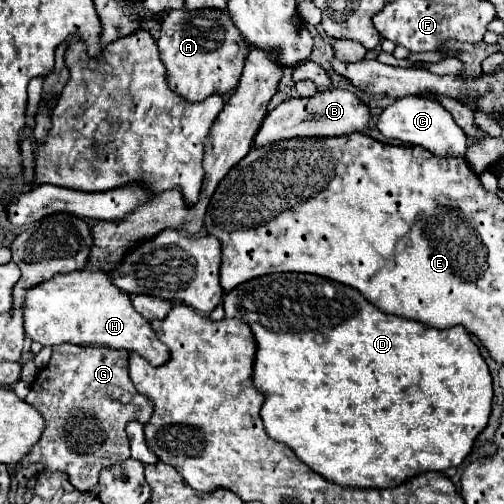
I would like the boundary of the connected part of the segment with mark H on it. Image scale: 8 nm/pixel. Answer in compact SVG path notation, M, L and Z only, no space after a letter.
M83 268L79 272L55 274L51 280L27 288L23 300L23 328L31 340L43 346L71 342L77 346L123 348L137 352L153 366L159 366L169 358L167 346L159 342L149 322L135 312L129 296L99 270Z

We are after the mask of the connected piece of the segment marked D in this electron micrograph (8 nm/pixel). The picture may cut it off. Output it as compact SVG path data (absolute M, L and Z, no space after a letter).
M283 272L269 274L263 278L255 278L237 286L223 296L223 308L227 318L239 318L251 326L251 332L257 342L255 362L253 362L253 386L257 392L265 396L261 406L261 420L265 424L265 432L289 446L309 468L313 468L323 478L343 484L343 486L359 486L359 488L389 488L401 482L407 482L411 476L421 472L445 472L451 466L459 466L465 456L471 452L471 446L477 434L487 426L491 414L491 374L479 352L479 346L471 340L471 334L463 326L453 328L431 328L427 324L407 320L401 316L389 316L367 302L359 292L351 286L333 282L329 278L321 278L317 274L299 274L299 272Z

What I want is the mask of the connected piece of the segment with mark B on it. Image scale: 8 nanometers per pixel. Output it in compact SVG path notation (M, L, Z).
M323 90L313 98L289 98L281 102L275 110L267 112L261 128L253 138L251 148L261 148L265 144L275 144L287 138L329 138L329 136L347 136L361 132L371 122L369 106L363 104L357 94L351 90Z

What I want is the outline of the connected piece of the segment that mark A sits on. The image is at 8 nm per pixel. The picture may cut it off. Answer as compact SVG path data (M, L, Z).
M205 8L205 10L169 10L167 16L163 18L161 24L161 38L157 40L159 52L161 52L161 60L167 68L167 78L169 78L169 86L181 94L183 98L191 100L191 102L199 102L203 98L207 98L207 94L229 94L243 72L243 64L245 58L249 54L249 44L247 40L241 36L241 32L235 28L231 16L227 10L217 10L217 8Z

